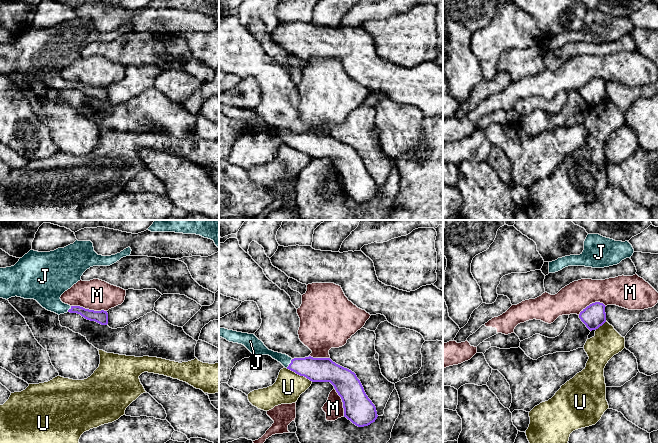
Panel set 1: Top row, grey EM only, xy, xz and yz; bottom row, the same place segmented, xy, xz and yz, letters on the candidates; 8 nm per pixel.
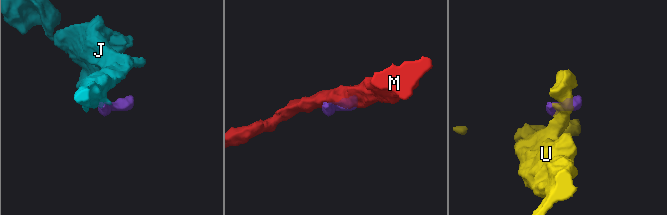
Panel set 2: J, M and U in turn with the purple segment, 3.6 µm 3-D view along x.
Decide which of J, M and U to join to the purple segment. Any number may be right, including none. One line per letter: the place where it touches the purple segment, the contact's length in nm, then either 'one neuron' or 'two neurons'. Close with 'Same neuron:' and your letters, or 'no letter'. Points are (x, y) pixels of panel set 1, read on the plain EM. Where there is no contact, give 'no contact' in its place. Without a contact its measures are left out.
J: xz (290, 139) | 90 nm | one neuron
M: xy (88, 85) | 300 nm | two neurons
U: xz (299, 150) | 240 nm | two neurons
Same neuron: J

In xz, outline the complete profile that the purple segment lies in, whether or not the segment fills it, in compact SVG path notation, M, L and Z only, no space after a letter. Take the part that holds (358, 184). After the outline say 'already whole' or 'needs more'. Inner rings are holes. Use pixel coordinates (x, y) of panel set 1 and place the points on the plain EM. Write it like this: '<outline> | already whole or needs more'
M220 103L219 112L229 118L244 121L253 131L269 131L285 144L312 158L330 158L342 175L344 193L356 202L368 202L377 195L376 183L366 171L356 150L336 140L330 134L309 132L292 135L286 130L269 126L254 110Z | needs more

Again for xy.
M78 17L64 24L58 24L50 28L38 28L30 26L11 43L0 44L0 74L21 73L34 75L43 84L58 91L67 88L80 90L87 96L95 97L101 101L108 100L107 87L94 87L80 82L70 82L61 77L61 71L81 56L83 49L93 42L110 42L121 34L130 32L131 24L128 23L111 32L98 31L94 27L91 17Z | needs more

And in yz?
M595 78L583 85L579 94L592 107L598 105L606 98L605 81L600 78Z | already whole

